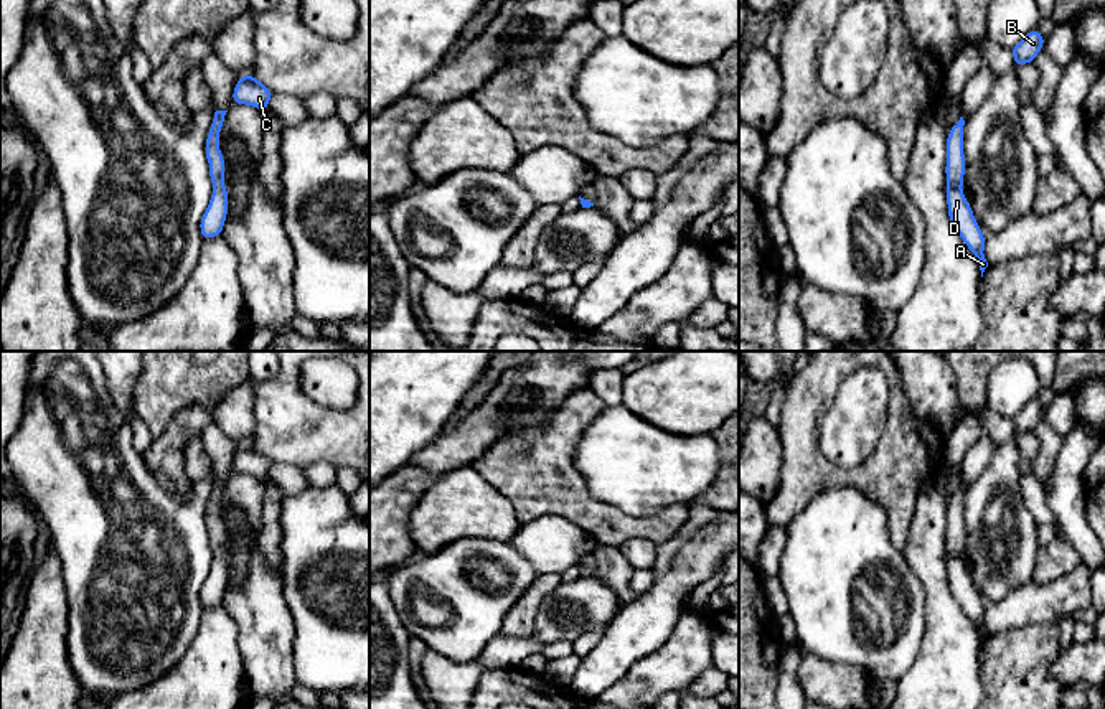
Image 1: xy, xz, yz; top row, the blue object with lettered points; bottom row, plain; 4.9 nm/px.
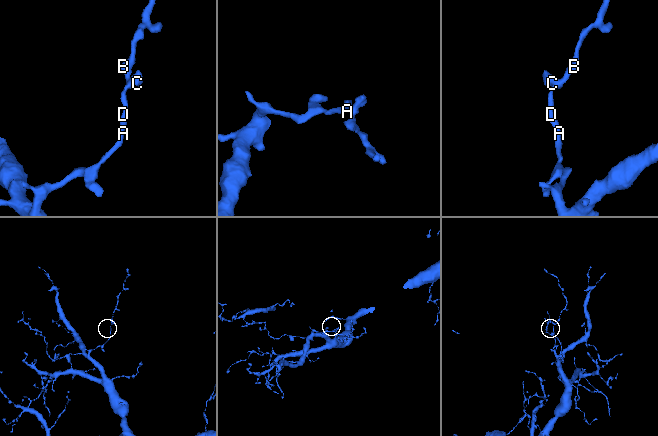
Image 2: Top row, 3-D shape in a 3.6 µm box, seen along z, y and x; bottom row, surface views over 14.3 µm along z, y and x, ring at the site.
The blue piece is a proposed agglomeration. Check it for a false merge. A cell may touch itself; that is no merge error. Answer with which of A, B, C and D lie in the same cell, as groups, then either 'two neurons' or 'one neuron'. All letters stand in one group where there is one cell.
A B C D | one neuron

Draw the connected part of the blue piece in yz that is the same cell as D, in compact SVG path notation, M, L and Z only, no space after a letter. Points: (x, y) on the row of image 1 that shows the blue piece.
M960 120L948 130L947 137L947 206L948 218L953 229L960 234L966 247L975 254L981 277L988 262L985 259L985 234L980 229L970 201L963 196L962 185L965 176L965 153L963 153L963 125L965 120Z

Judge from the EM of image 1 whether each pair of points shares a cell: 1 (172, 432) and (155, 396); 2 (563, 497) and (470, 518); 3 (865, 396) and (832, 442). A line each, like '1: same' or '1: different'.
1: different
2: different
3: same

